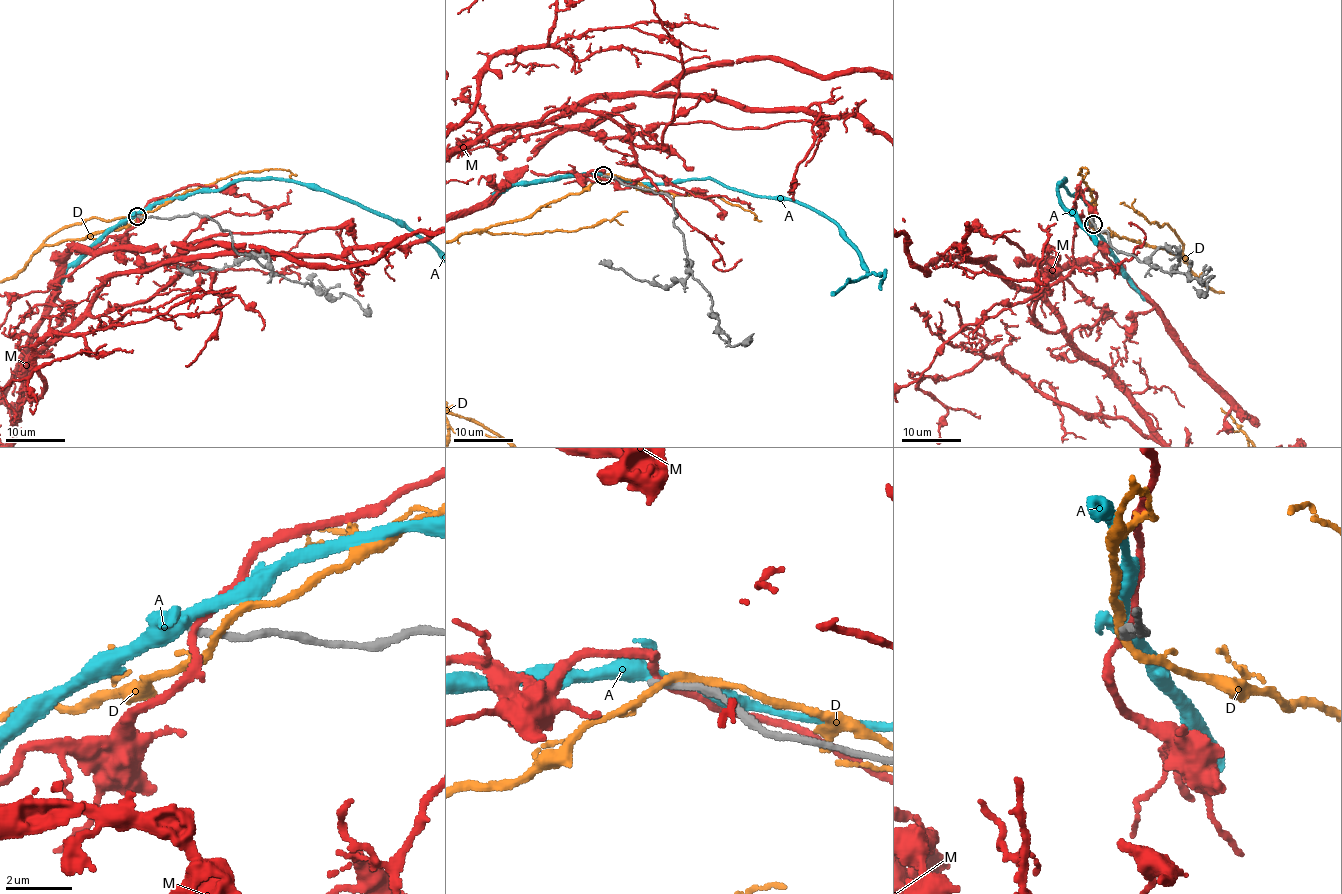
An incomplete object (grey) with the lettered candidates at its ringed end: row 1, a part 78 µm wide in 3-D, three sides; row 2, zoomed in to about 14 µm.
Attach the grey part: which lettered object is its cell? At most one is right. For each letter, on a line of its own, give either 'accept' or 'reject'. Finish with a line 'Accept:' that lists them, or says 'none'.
A: reject
D: reject
M: reject
Accept: none

